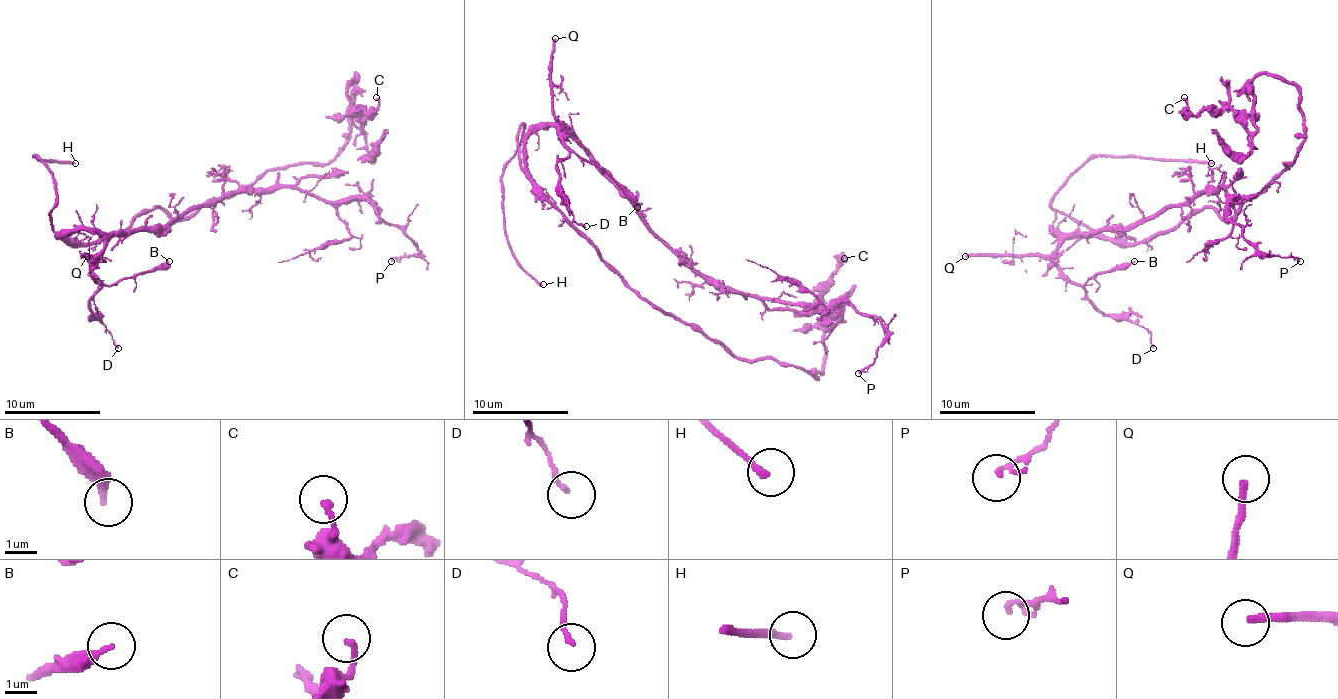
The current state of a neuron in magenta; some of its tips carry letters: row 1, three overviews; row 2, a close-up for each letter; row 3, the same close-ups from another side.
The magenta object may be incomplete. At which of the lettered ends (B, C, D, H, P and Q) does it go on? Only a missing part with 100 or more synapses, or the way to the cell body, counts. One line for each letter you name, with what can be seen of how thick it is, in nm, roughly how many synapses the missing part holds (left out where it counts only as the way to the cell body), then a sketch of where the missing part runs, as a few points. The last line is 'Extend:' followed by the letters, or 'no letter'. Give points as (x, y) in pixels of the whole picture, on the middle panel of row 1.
H: 200 nm thick; missing branch runs (543, 284), (564, 318), (588, 342), (591, 364)
Extend: H

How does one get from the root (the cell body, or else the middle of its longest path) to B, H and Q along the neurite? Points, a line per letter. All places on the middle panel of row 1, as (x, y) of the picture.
B: (559, 210), (526, 166), (526, 140), (550, 125), (572, 130), (559, 137), (598, 164), (637, 207)
H: (559, 210), (521, 164), (519, 130), (523, 125), (523, 140), (502, 173), (504, 234), (511, 255), (543, 284)
Q: (559, 210), (526, 166), (526, 140), (533, 132), (550, 125), (572, 130), (552, 108), (550, 55), (555, 38)

